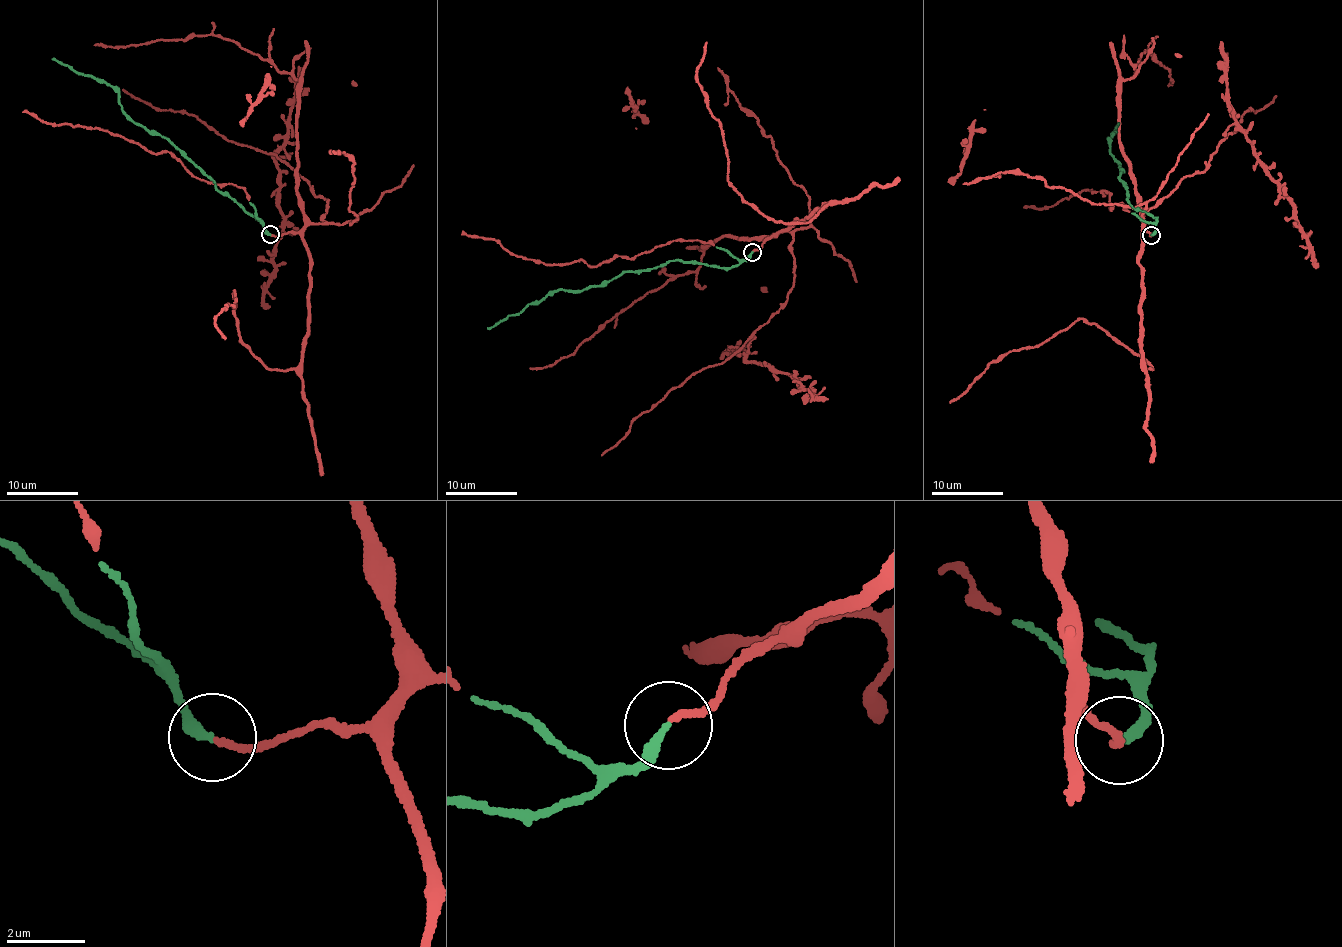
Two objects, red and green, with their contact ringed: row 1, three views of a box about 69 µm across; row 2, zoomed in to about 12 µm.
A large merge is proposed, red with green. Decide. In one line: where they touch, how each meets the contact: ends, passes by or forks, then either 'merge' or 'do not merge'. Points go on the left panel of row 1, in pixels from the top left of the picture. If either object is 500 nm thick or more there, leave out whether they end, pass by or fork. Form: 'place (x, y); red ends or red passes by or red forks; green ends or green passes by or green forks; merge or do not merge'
place (270, 234); red ends; green ends; merge

